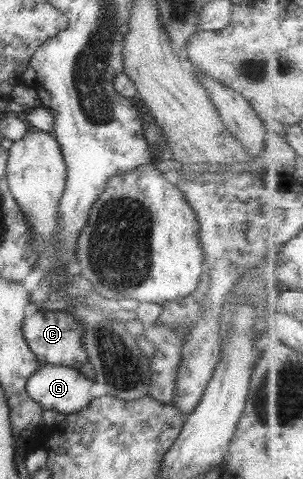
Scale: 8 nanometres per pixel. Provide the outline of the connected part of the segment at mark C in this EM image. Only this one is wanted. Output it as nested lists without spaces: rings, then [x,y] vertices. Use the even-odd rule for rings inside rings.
[[[29,311],[22,320],[21,331],[27,348],[40,365],[66,366],[78,370],[81,364],[89,362],[82,348],[82,336],[85,330],[74,320],[74,316],[64,311]]]

